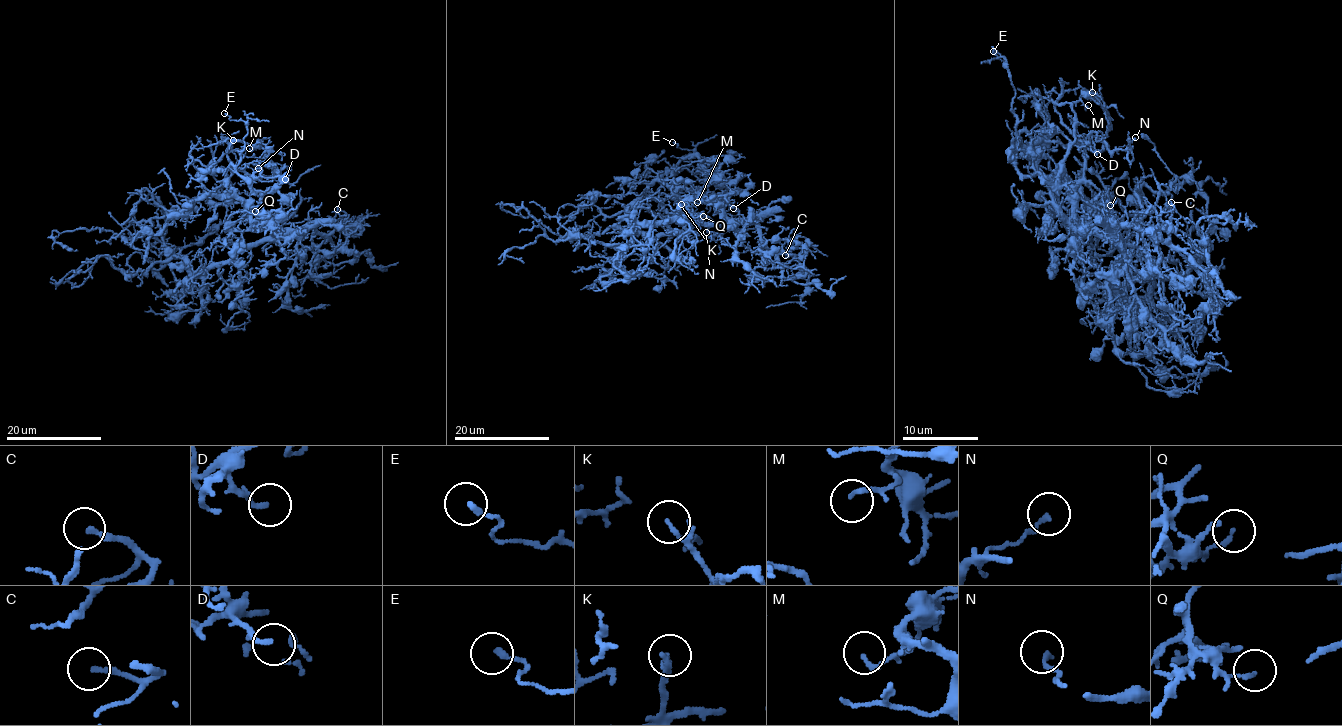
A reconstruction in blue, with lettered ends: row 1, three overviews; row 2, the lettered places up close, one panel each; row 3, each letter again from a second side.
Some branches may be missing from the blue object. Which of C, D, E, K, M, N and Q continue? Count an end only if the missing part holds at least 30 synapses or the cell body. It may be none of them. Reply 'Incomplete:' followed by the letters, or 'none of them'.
Incomplete: C

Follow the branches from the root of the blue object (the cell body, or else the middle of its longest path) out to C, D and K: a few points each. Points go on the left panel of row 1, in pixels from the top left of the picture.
C: (225, 213), (239, 241), (255, 245), (308, 224), (331, 233), (347, 216), (337, 209)
D: (225, 213), (231, 199), (228, 196), (235, 196), (254, 219), (260, 198), (278, 182), (274, 173), (285, 179)
K: (225, 213), (228, 196), (253, 219), (259, 205), (259, 193), (234, 165), (199, 177), (233, 140)

